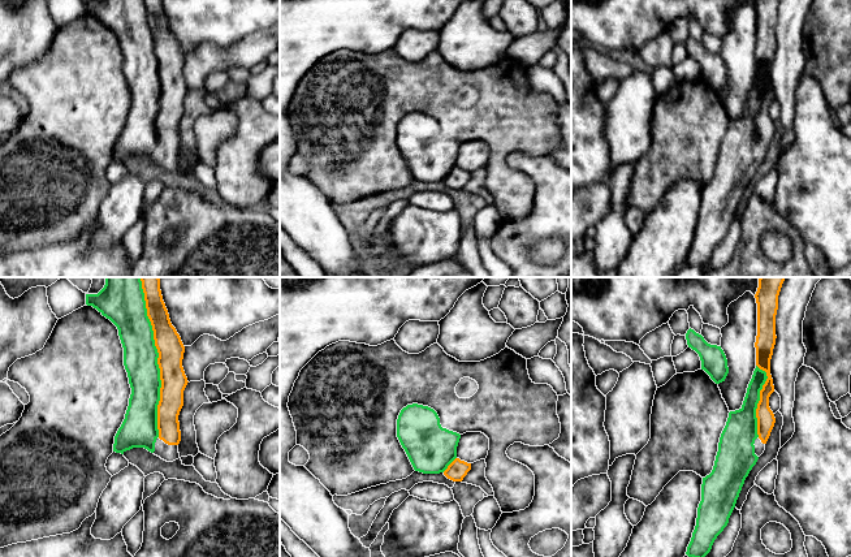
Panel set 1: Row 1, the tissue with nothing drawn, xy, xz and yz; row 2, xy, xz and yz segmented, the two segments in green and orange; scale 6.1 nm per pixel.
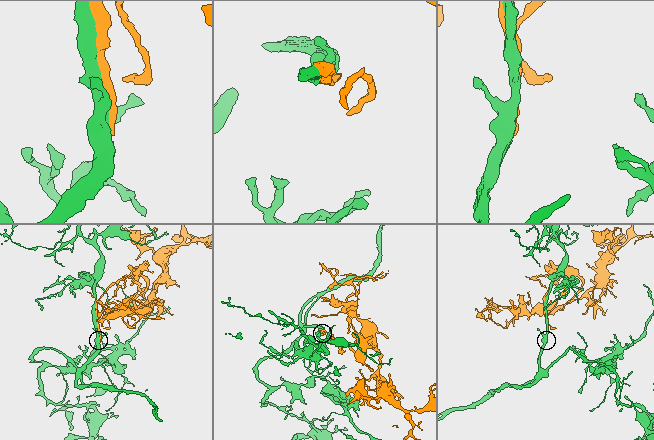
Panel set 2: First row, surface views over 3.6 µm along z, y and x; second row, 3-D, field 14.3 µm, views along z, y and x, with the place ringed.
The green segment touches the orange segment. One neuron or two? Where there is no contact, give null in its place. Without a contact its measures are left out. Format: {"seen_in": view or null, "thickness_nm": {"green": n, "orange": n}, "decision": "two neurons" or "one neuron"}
{"seen_in": "xy", "thickness_nm": {"green": 220, "orange": 160}, "decision": "one neuron"}

